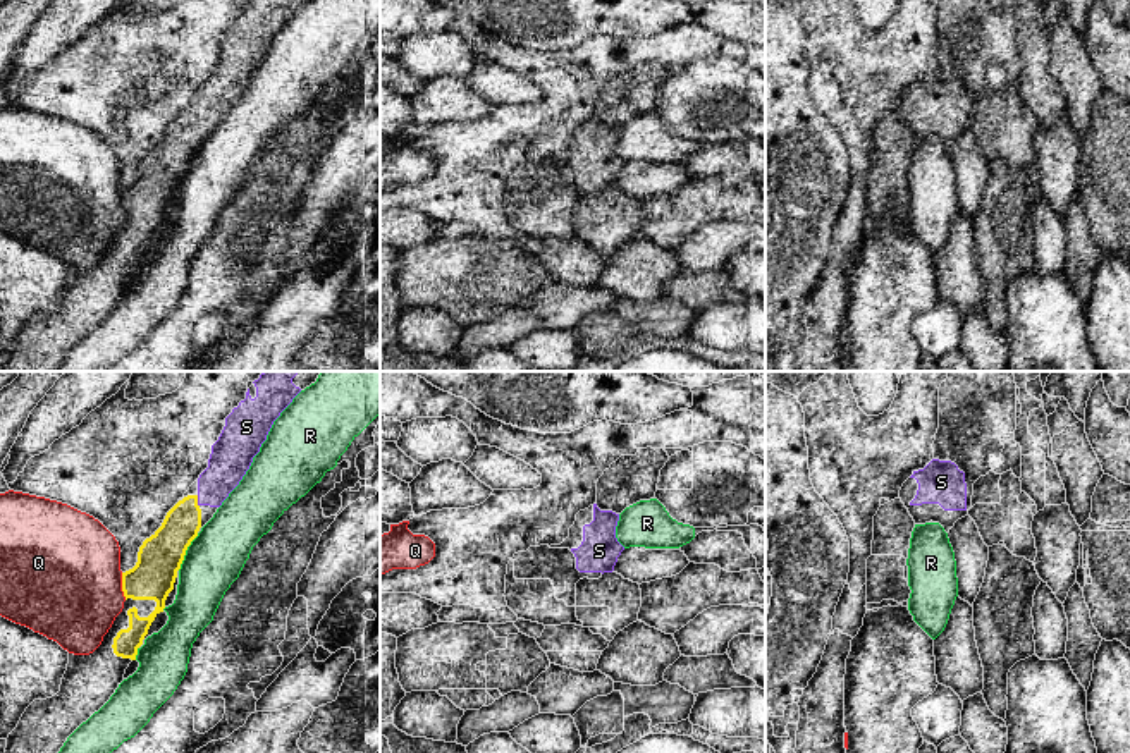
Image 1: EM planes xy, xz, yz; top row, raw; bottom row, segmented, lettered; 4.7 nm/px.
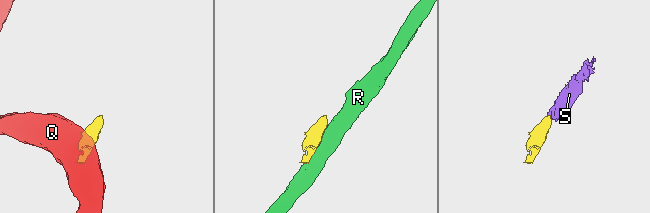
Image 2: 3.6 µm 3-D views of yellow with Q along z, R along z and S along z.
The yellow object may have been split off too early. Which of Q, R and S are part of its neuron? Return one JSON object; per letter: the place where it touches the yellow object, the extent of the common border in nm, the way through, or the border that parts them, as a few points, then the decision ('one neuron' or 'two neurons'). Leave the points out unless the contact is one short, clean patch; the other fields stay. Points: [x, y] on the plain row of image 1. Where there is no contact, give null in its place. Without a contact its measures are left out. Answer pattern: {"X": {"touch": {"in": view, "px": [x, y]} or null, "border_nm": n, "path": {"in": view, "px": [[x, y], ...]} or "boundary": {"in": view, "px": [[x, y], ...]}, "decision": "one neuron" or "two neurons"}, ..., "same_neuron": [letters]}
{"Q": {"touch": {"in": "xy", "px": [122, 202]}, "border_nm": 130, "boundary": {"in": "xy", "px": [[121, 188], [121, 205], [126, 214]]}, "decision": "two neurons"}, "R": {"touch": {"in": "xy", "px": [184, 167]}, "border_nm": 200, "decision": "two neurons"}, "S": {"touch": {"in": "xy", "px": [196, 116]}, "border_nm": 60, "path": {"in": "xy", "px": [[181, 140], [186, 126], [196, 116], [224, 88], [229, 74]]}, "decision": "one neuron"}, "same_neuron": ["S"]}

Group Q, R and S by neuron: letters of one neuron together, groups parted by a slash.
Q / R / S

